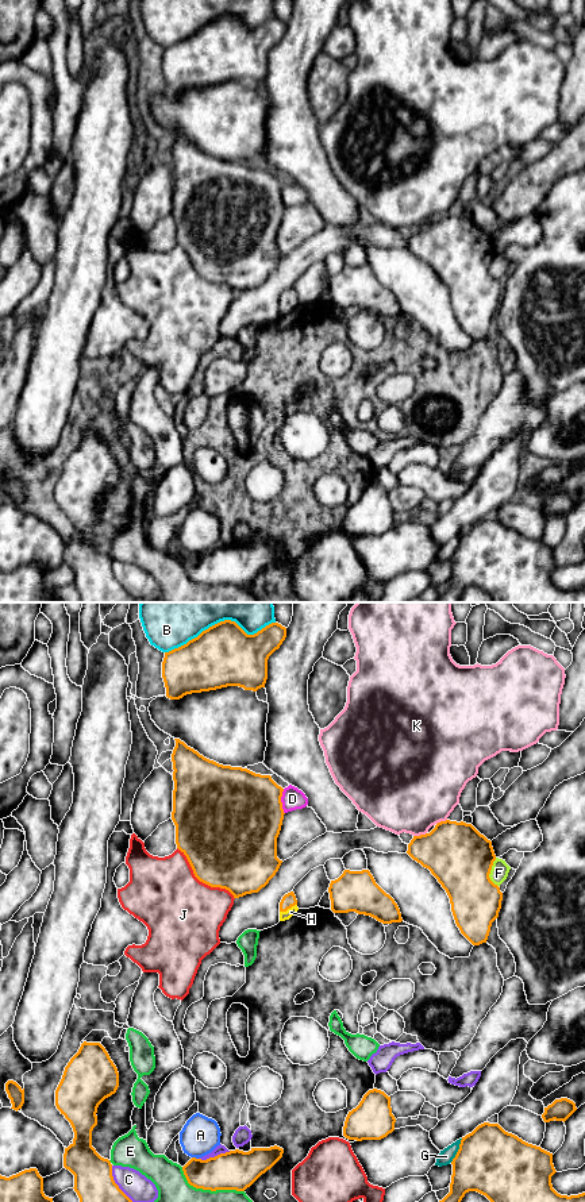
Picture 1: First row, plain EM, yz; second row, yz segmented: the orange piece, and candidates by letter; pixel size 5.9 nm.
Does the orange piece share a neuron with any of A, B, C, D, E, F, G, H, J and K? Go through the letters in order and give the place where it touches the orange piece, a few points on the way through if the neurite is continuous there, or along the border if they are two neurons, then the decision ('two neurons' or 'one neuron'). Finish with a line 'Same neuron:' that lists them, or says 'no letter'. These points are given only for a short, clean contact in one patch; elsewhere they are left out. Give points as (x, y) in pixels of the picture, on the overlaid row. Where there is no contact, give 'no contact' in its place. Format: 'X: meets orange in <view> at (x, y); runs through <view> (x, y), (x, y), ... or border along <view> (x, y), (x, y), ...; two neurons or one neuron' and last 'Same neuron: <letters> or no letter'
A: meets orange in yz at (195, 1158); two neurons
B: meets orange in yz at (220, 621); two neurons
C: meets orange in yz at (115, 1183); two neurons
D: meets orange in yz at (280, 801); two neurons
E: meets orange in yz at (208, 1189); two neurons
F: meets orange in yz at (489, 873); two neurons
G: meets orange in yz at (458, 1151); two neurons
H: meets orange in yz at (288, 908); runs through yz (289, 900), (288, 908), (291, 912); one neuron
J: meets orange in yz at (201, 881); two neurons
K: meets orange in yz at (420, 835); two neurons
Same neuron: H

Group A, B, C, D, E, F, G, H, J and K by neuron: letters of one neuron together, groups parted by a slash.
A / B / C / D / E / F / G / H / J / K

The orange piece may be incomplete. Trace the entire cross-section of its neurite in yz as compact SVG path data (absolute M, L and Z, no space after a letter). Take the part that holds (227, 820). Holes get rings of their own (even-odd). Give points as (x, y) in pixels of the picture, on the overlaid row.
M180 739L172 754L173 812L177 848L186 856L195 877L211 886L228 890L234 898L258 893L278 871L282 860L277 858L277 837L284 820L282 791L270 775L255 774L247 768L223 766L200 755Z

